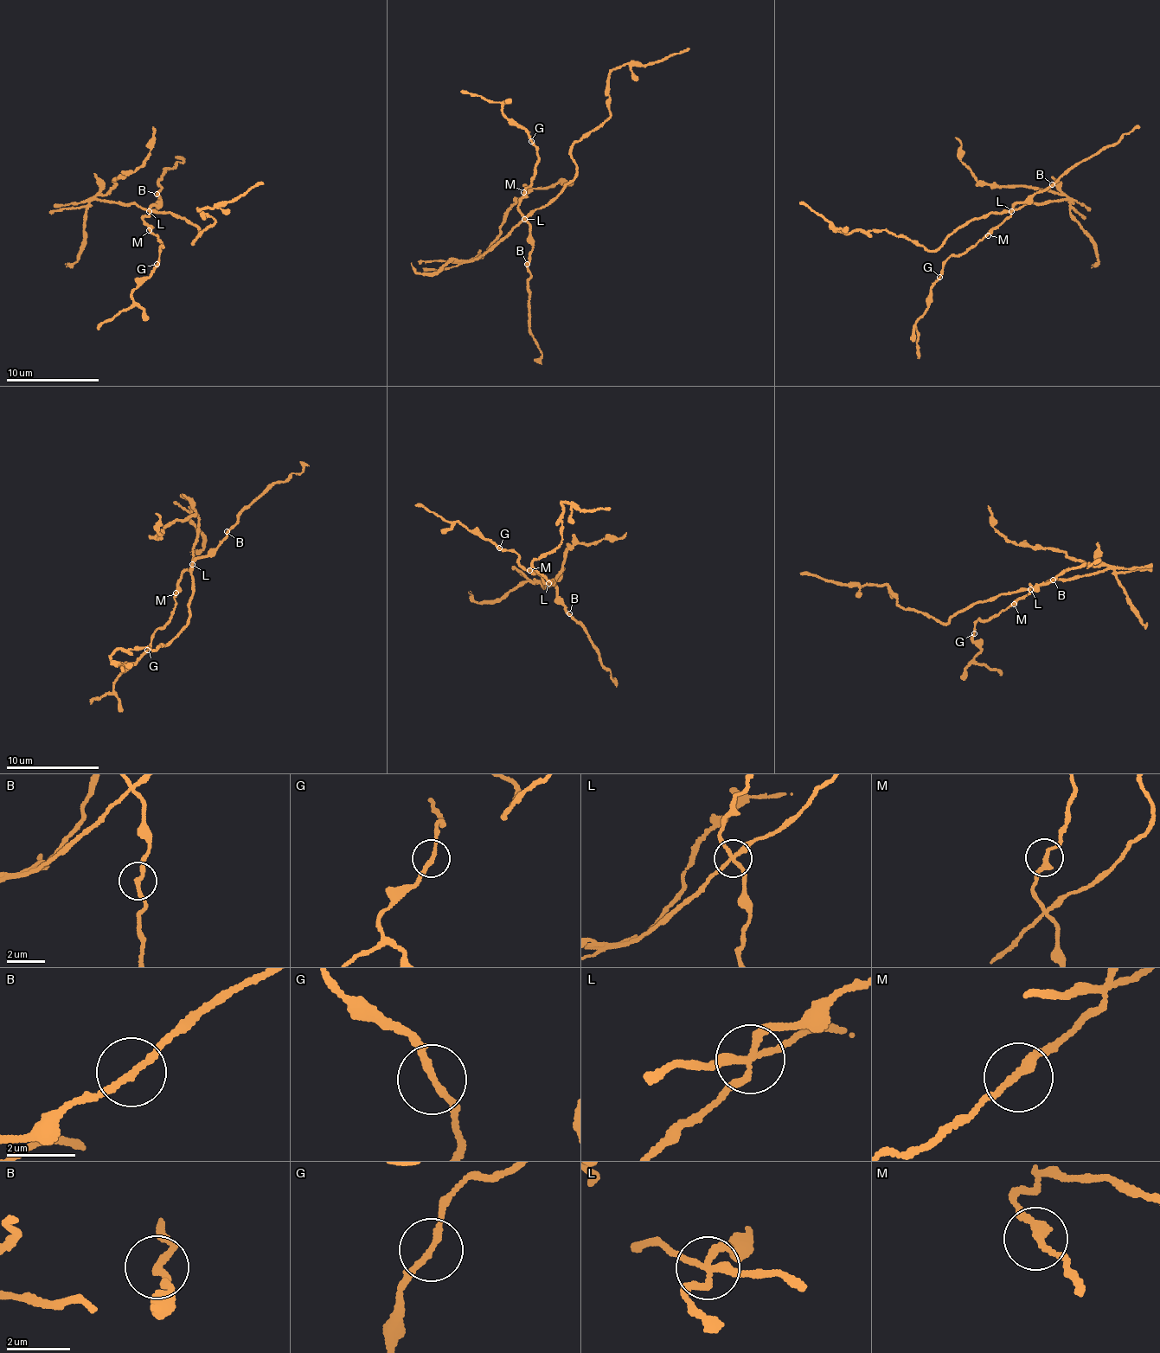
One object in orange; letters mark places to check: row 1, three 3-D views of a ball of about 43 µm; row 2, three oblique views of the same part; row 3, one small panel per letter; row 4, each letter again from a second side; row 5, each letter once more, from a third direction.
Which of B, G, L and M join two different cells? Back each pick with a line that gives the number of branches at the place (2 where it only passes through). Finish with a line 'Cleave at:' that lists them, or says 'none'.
G: Branches: 2
L: Branches: 4
Cleave at: G, L

